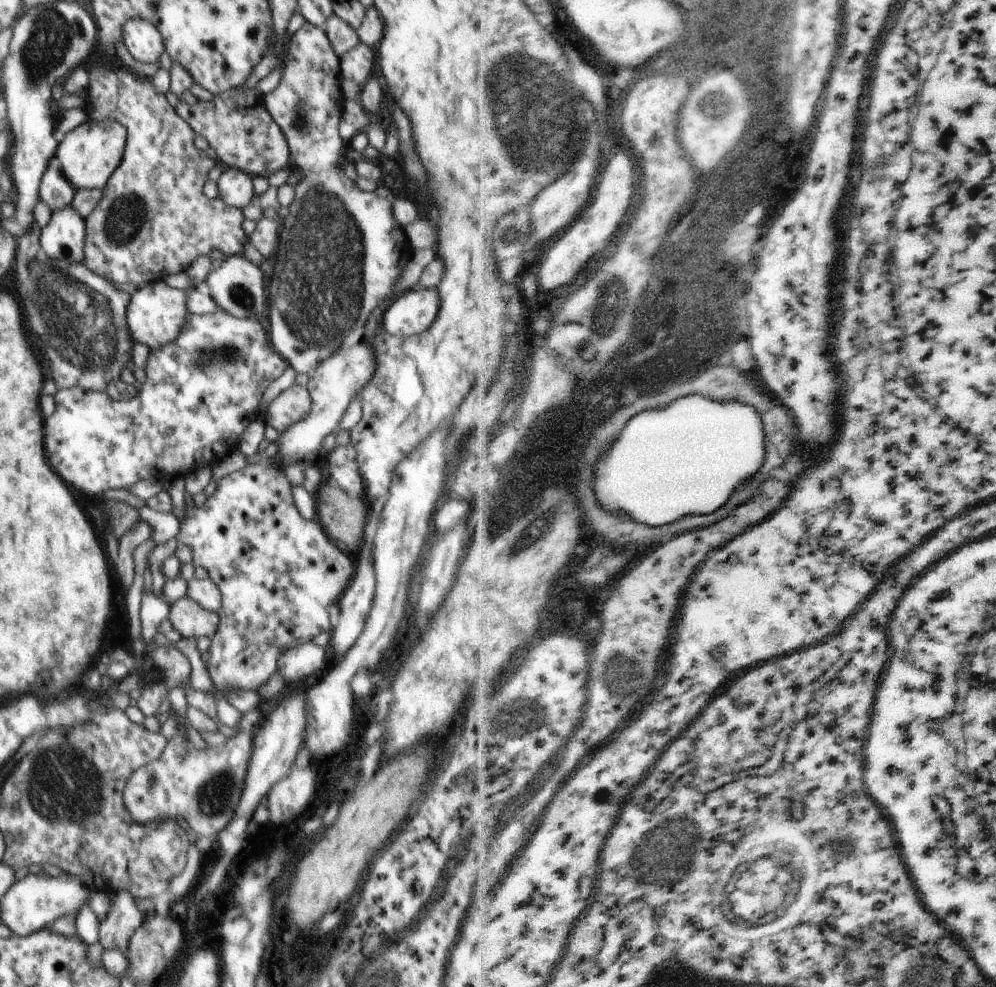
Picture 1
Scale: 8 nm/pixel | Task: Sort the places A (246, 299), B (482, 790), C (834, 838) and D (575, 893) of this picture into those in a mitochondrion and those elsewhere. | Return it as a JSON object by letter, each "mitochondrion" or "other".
{"A":"mitochondrion","B":"other","C":"mitochondrion","D":"other"}

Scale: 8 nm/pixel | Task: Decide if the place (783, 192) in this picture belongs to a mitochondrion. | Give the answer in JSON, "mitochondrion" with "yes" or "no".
{"mitochondrion":"no"}

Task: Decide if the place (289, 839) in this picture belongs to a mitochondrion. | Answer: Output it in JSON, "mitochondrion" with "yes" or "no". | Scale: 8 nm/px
{"mitochondrion":"no"}

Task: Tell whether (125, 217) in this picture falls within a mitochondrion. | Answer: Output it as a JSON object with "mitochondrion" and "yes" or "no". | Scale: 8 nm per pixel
{"mitochondrion":"yes"}

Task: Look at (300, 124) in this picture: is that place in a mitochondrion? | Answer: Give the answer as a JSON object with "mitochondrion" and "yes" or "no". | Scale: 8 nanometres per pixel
{"mitochondrion":"yes"}

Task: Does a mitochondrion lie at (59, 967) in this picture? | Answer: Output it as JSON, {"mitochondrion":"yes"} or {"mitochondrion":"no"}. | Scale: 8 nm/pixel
{"mitochondrion":"no"}

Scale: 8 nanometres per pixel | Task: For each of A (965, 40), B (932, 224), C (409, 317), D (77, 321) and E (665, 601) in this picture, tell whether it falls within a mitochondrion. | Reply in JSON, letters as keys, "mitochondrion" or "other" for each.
{"A":"other","B":"other","C":"other","D":"mitochondrion","E":"other"}

